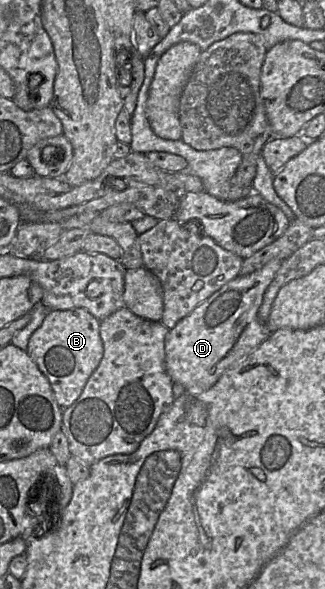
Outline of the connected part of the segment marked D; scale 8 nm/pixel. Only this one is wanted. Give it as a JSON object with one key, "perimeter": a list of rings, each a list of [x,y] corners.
{"perimeter":[[[273,259],[251,274],[239,275],[168,330],[165,366],[173,382],[182,384],[188,392],[207,390],[269,336],[269,329],[258,318],[258,310],[281,264],[282,260]]]}

